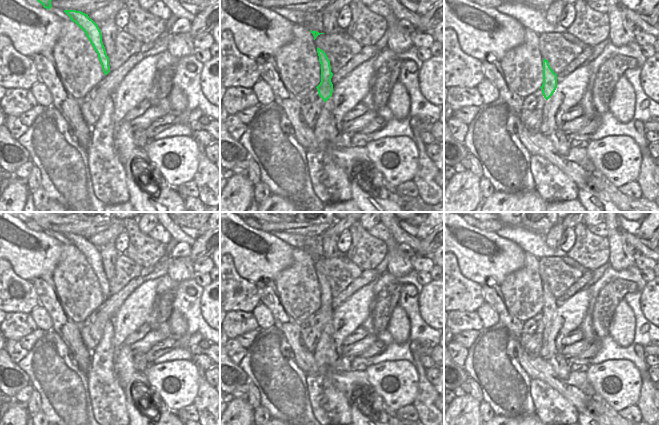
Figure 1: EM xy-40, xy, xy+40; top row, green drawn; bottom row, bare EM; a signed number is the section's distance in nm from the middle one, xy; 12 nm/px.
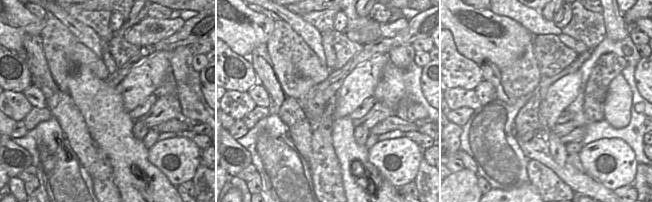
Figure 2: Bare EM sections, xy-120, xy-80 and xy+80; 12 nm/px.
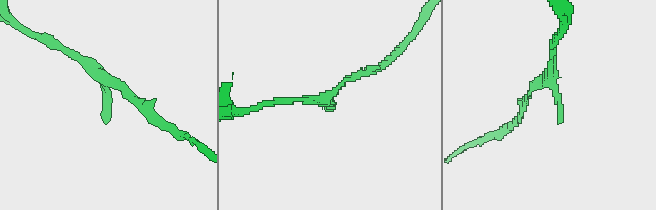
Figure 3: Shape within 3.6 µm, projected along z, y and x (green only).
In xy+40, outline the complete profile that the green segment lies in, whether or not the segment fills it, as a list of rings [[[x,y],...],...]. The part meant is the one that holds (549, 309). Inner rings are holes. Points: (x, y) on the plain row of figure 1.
[[[543,284],[543,308],[540,311],[542,318],[546,323],[544,329],[544,337],[539,357],[549,361],[557,353],[562,353],[562,337],[564,333],[560,333],[559,329],[553,324],[553,317],[557,312],[557,298],[551,293],[548,284]]]

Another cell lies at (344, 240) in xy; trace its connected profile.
[[[346,229],[338,236],[337,248],[341,253],[346,254],[350,248],[350,245],[351,245],[351,234],[350,230]]]

